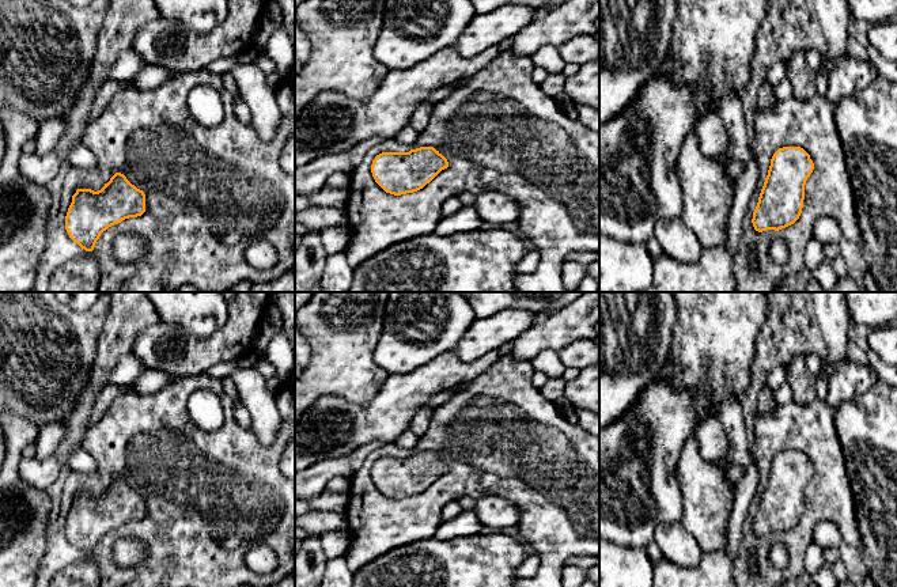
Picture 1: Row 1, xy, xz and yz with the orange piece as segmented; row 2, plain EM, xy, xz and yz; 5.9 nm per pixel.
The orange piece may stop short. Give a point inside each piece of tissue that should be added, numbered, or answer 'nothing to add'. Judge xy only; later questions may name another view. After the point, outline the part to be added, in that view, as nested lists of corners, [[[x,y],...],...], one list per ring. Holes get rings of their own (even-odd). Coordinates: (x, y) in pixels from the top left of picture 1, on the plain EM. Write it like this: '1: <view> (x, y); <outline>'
1: xy (83, 572); [[[86,556],[57,572],[50,587],[101,587],[101,573],[94,558]]]

